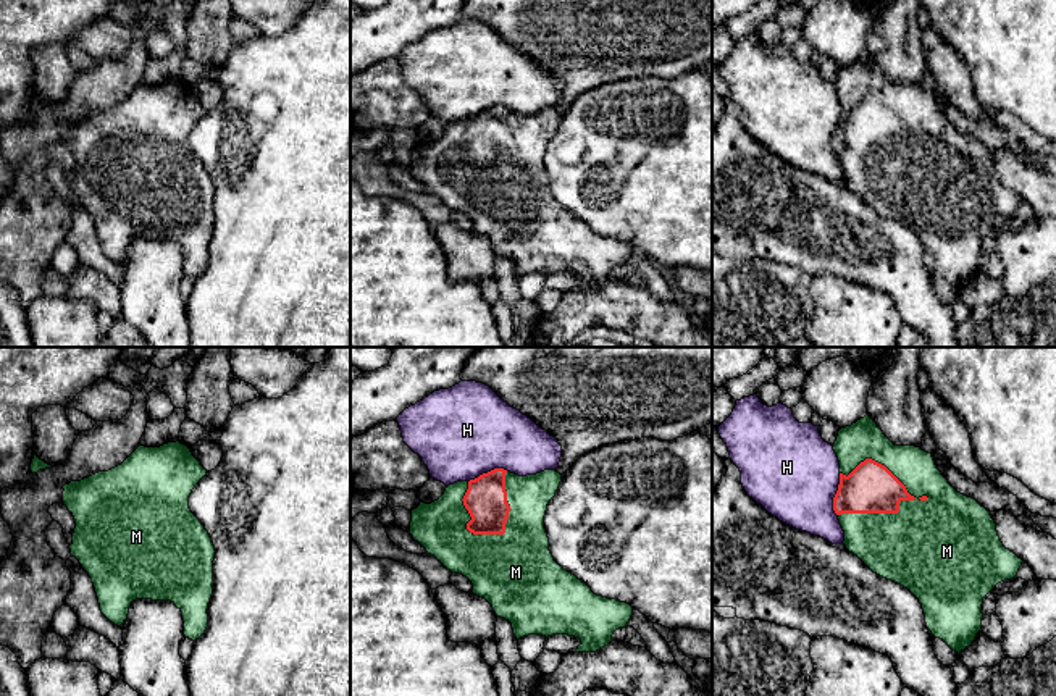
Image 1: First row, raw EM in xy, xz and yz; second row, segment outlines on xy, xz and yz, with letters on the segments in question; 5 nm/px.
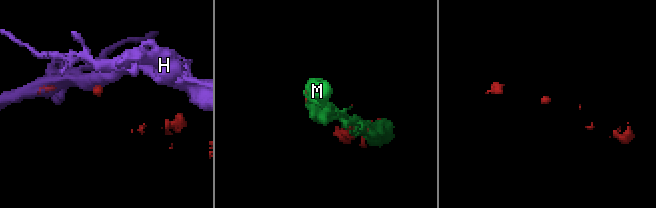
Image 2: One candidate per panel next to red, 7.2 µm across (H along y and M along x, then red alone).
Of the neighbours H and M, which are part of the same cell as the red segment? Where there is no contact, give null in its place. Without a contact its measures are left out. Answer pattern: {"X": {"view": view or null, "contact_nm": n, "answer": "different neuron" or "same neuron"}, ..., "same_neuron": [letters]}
{"H": {"view": "yz", "contact_nm": 220, "answer": "different neuron"}, "M": {"view": "yz", "contact_nm": 460, "answer": "same neuron"}, "same_neuron": ["M"]}

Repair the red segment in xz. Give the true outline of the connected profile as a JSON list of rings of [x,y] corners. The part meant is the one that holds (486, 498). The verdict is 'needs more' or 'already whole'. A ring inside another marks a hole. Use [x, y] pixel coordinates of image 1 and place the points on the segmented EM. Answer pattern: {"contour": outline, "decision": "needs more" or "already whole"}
{"contour": [[[494,468],[475,480],[449,484],[431,504],[420,502],[412,510],[409,533],[447,570],[467,577],[473,585],[471,593],[484,597],[497,617],[512,623],[517,639],[568,635],[581,639],[575,652],[596,652],[612,643],[615,630],[628,627],[633,607],[594,594],[554,560],[544,515],[560,481],[562,475],[555,470],[518,476]]], "decision": "needs more"}

